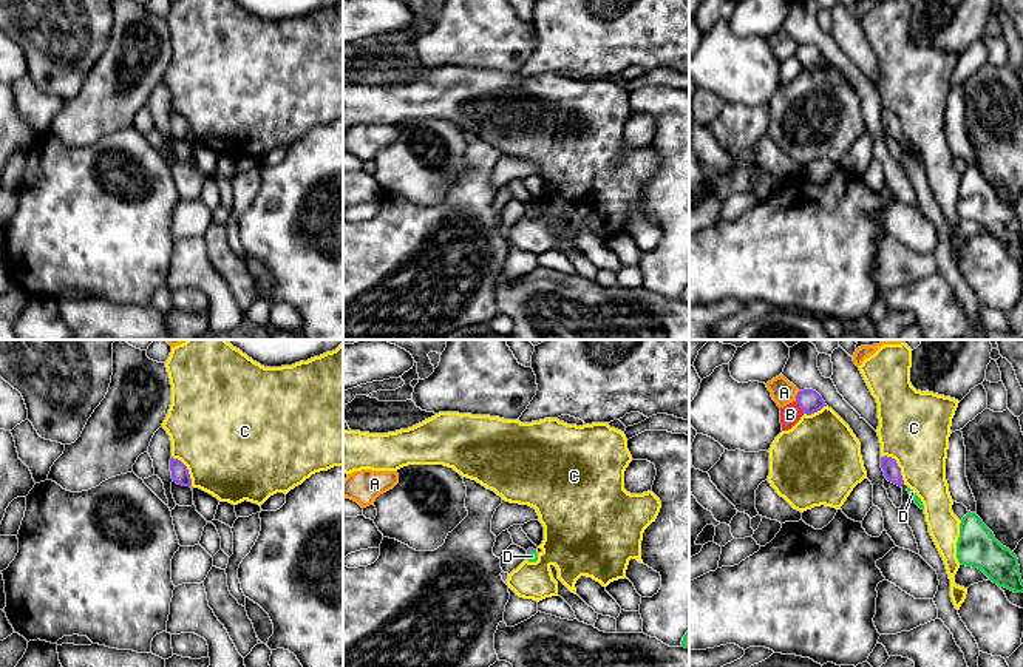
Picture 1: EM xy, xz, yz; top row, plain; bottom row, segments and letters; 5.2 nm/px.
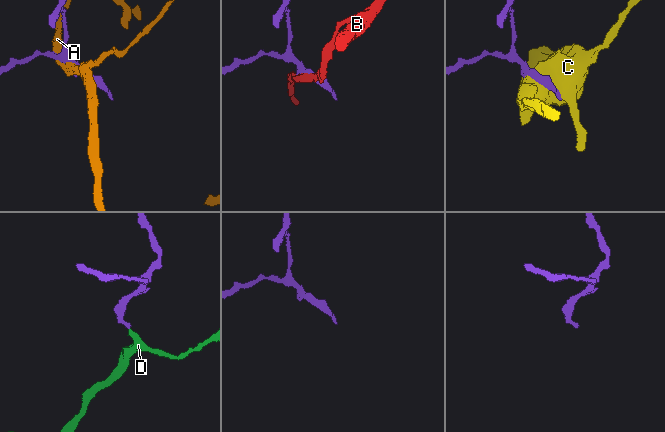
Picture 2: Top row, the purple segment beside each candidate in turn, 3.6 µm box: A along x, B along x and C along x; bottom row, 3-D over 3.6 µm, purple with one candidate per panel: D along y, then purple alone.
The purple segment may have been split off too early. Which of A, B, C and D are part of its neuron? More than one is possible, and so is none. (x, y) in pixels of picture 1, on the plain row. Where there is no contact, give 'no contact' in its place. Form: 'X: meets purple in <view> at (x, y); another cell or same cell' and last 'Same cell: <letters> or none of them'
A: meets purple in yz at (796, 50); another cell
B: meets purple in yz at (801, 62); another cell
C: meets purple in yz at (897, 119); another cell
D: meets purple in xz at (530, 204); same cell
Same cell: D

